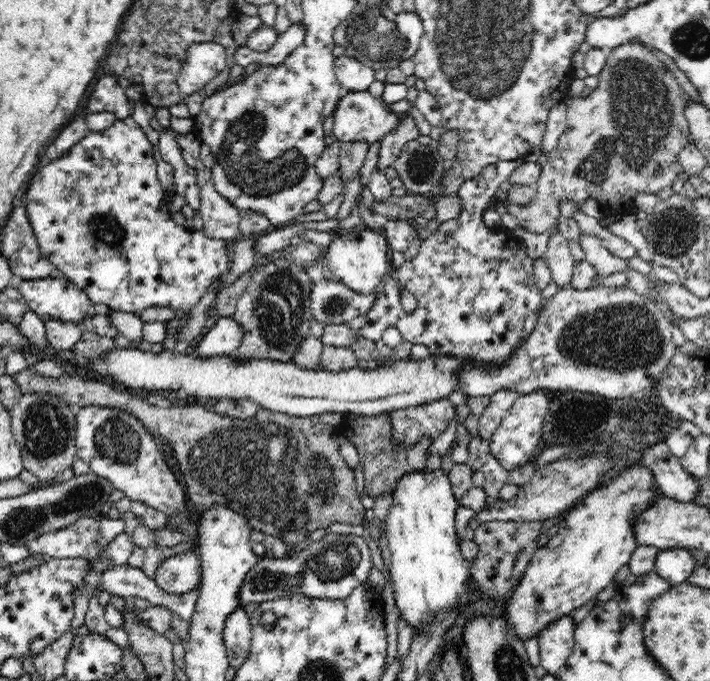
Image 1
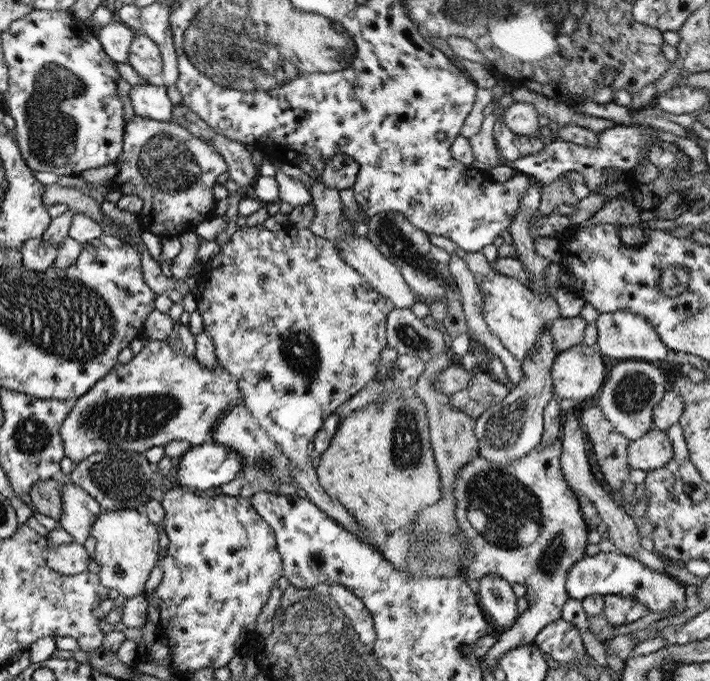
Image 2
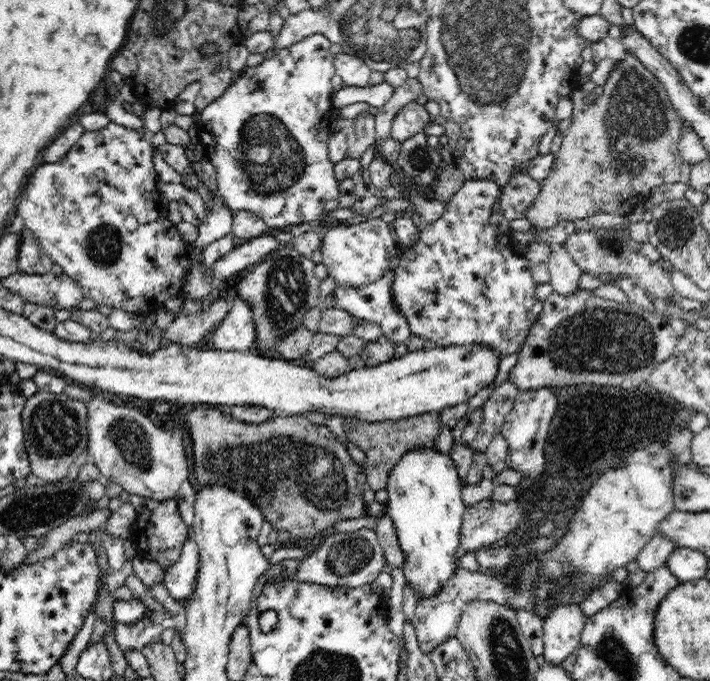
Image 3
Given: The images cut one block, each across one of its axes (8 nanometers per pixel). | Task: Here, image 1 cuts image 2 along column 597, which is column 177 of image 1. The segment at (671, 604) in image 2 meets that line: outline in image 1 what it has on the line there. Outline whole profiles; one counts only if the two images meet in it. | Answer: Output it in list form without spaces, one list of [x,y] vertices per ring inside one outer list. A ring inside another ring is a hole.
[[[189,549],[163,559],[152,577],[164,592],[179,595],[199,588],[201,572],[198,554],[194,549]]]

